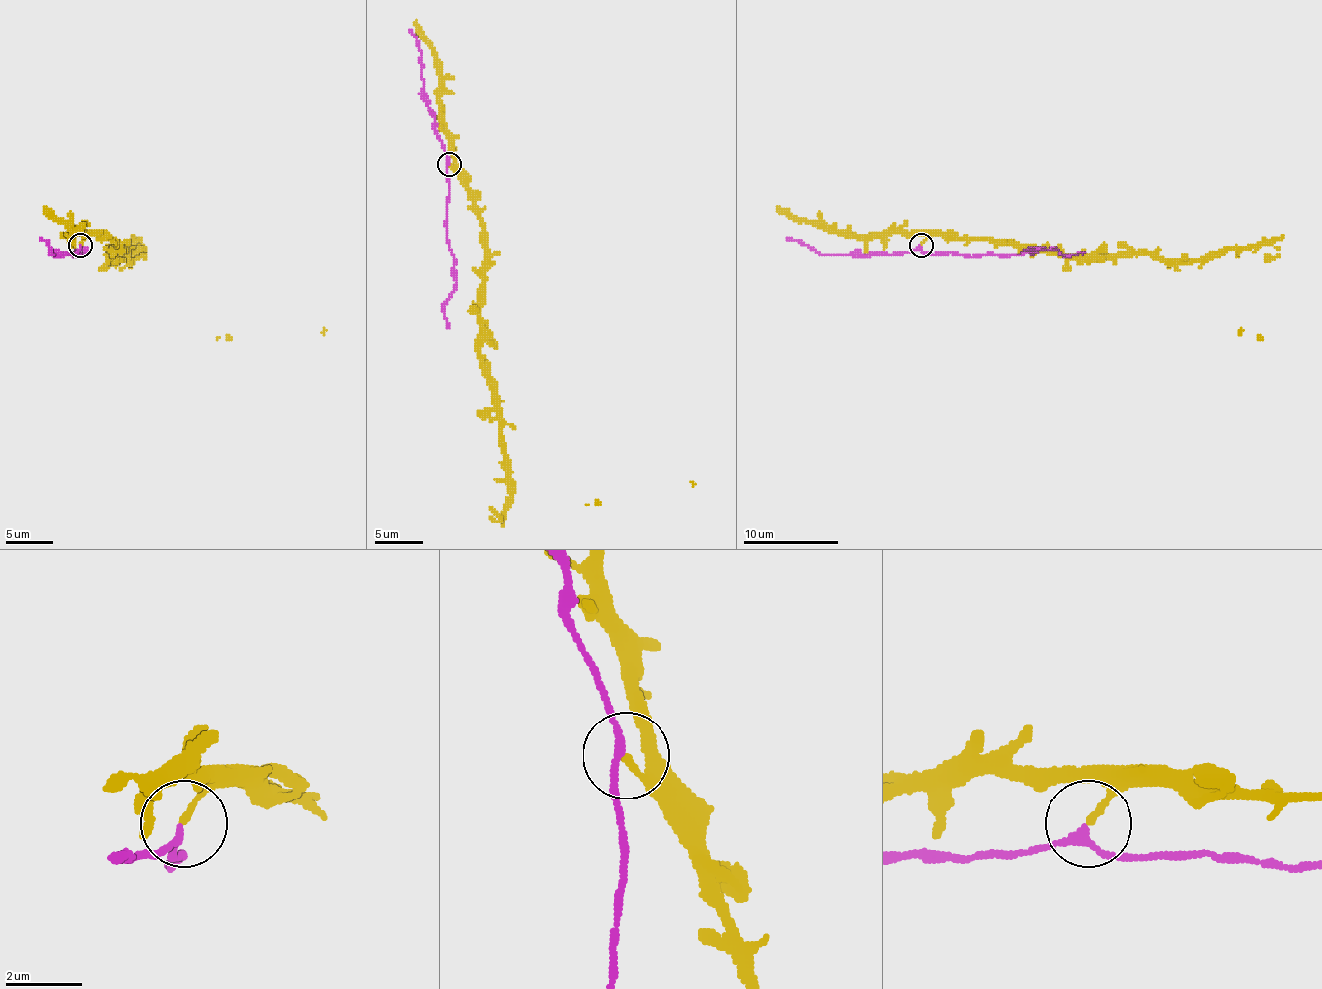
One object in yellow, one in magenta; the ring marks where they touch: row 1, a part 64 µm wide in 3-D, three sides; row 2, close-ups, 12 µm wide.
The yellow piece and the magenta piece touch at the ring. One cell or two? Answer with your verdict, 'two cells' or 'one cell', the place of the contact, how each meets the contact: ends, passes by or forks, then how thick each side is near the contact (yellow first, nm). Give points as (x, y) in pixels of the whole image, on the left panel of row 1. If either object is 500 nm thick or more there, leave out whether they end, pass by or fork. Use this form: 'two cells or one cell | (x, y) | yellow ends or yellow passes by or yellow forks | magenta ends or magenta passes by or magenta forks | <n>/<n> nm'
two cells | (80, 245) | yellow ends | magenta passes by | 160/170 nm

